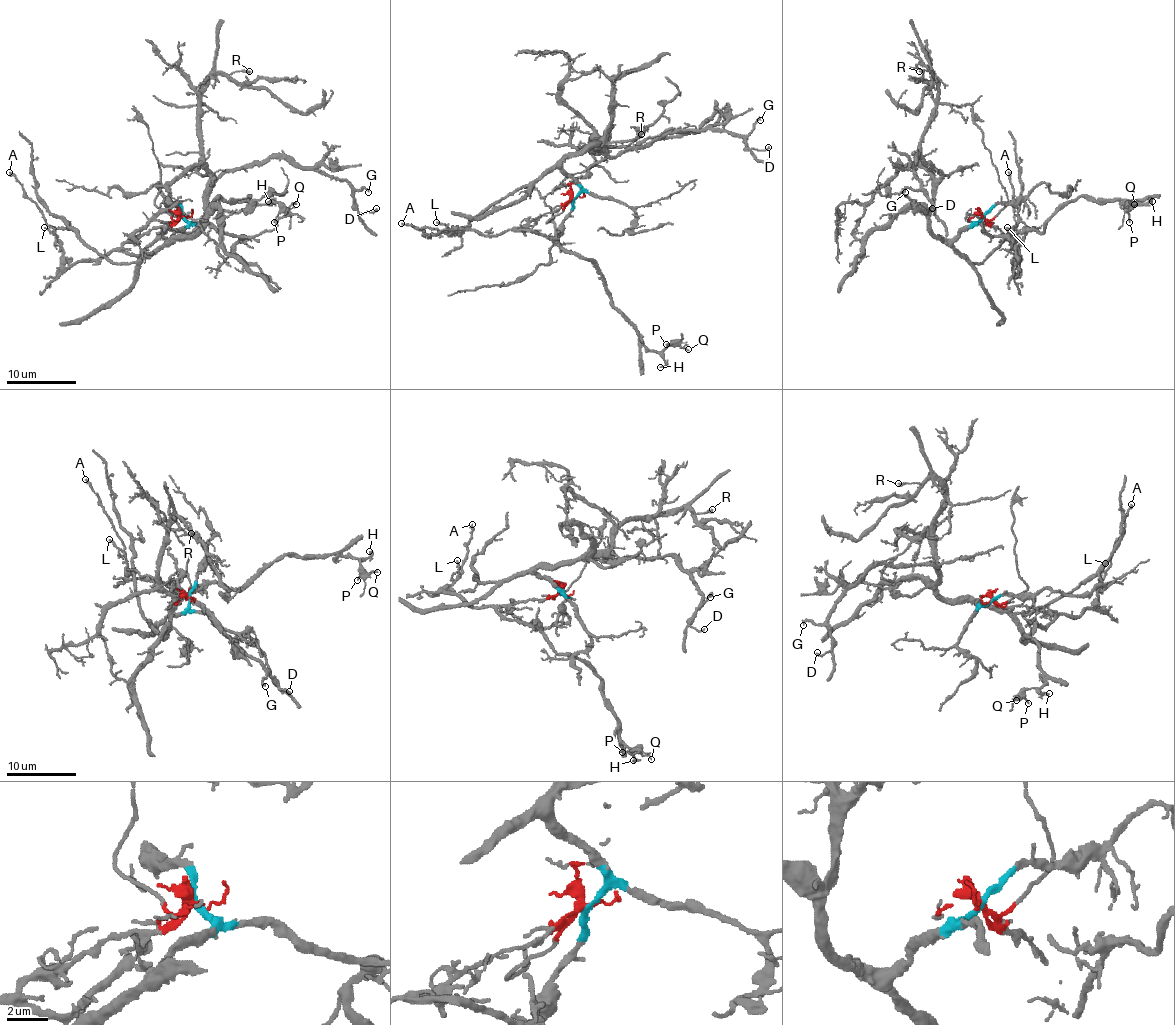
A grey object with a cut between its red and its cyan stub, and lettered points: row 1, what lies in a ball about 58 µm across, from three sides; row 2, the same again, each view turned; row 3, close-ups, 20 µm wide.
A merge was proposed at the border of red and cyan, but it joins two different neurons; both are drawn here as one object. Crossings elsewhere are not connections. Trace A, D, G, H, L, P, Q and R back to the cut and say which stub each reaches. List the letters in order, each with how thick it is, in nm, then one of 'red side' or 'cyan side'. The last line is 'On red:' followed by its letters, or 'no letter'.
A: 220 nm | red side
D: 170 nm | cyan side
G: 200 nm | cyan side
H: 190 nm | red side
L: 150 nm | red side
P: 130 nm | red side
Q: 80 nm | red side
R: 220 nm | cyan side
On red: A, H, L, P, Q

